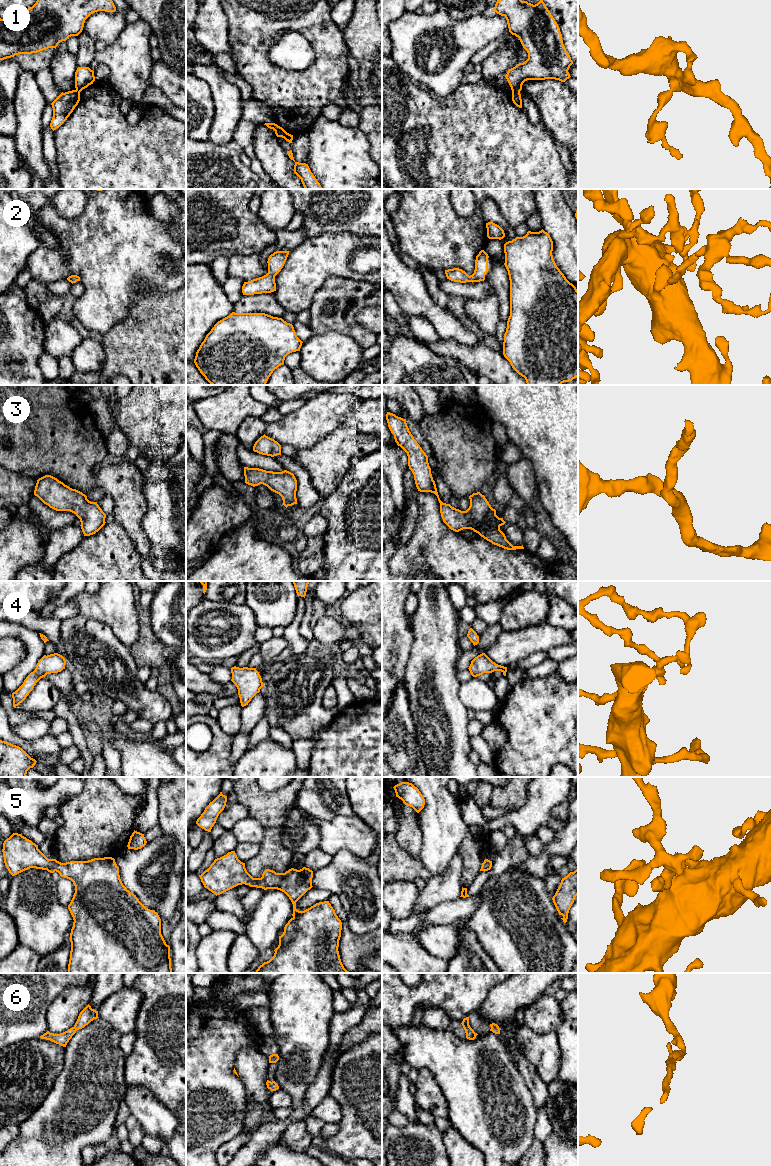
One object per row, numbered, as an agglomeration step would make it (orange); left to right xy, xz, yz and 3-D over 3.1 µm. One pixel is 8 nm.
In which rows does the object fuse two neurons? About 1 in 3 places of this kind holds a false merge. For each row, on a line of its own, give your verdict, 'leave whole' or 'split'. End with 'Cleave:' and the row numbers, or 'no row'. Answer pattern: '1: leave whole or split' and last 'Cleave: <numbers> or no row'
1: split
2: leave whole
3: leave whole
4: leave whole
5: leave whole
6: leave whole
Cleave: 1

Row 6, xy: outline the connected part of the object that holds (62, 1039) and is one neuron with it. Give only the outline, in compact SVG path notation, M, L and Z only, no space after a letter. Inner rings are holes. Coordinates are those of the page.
M88 1004L80 1012L78 1019L72 1028L60 1034L54 1034L54 1033L50 1033L49 1031L47 1031L43 1035L41 1035L40 1038L50 1040L56 1044L66 1047L67 1043L72 1038L72 1036L76 1033L77 1030L84 1028L91 1021L97 1018L99 1018L98 1011L92 1009L91 1006Z

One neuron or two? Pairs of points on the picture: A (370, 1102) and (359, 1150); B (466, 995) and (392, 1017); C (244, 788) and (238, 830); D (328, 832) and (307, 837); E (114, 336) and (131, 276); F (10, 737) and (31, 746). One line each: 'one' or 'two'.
A: one
B: one
C: two
D: two
E: two
F: one

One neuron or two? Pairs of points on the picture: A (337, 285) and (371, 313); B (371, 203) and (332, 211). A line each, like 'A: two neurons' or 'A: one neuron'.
A: two neurons
B: one neuron

